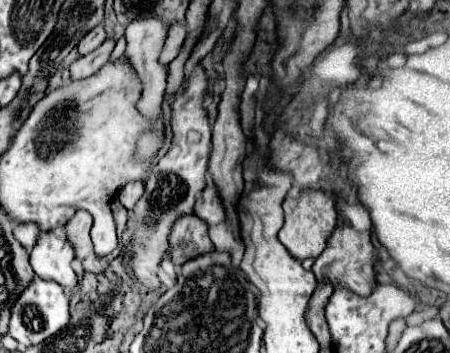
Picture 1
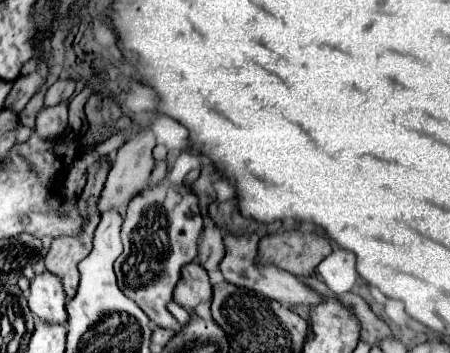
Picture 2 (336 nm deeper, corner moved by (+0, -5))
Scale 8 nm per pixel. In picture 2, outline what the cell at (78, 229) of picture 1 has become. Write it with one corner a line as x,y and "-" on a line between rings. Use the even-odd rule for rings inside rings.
96,206
86,208
86,220
78,236
60,236
52,242
50,252
44,258
48,272
60,276
64,292
68,298
74,298
78,288
78,262
92,250
92,236
98,224

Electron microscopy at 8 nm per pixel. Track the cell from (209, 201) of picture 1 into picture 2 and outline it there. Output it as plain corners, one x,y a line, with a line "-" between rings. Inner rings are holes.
204,218
204,232
202,232
202,240
200,240
200,266
206,268
208,274
218,270
218,264
224,258
224,242
222,242
222,234
216,228
216,224
210,218

